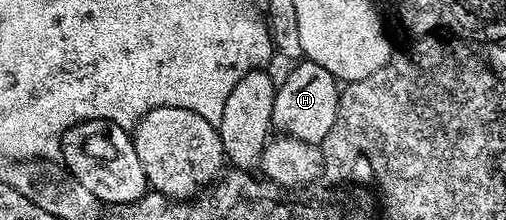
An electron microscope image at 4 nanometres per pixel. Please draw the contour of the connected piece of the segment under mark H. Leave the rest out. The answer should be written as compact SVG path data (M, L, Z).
M302 59L294 63L293 68L276 85L274 94L274 110L271 112L272 127L282 136L307 144L320 145L327 138L327 130L335 126L337 103L341 97L339 81L323 66Z

